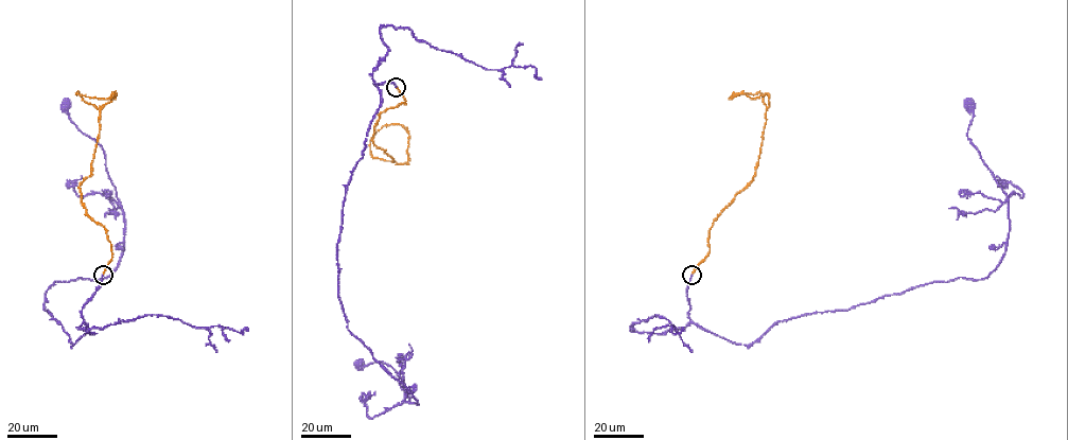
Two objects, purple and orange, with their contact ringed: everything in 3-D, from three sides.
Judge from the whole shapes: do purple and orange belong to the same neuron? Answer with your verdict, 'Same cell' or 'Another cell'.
Same cell

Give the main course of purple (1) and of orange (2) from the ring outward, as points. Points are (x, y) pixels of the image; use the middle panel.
1: (396, 87), (375, 84), (381, 102), (344, 199), (338, 296), (348, 330), (417, 404), (390, 366), (359, 362)
2: (396, 87), (405, 104), (380, 115), (372, 143), (398, 163), (406, 163), (409, 133), (400, 124), (381, 128)

